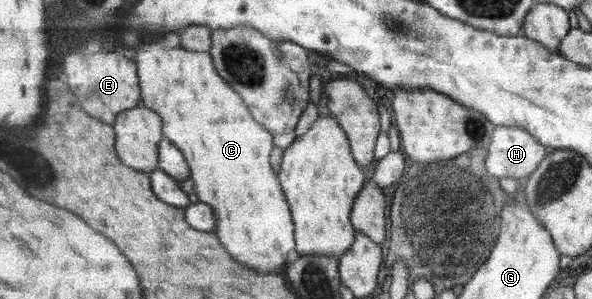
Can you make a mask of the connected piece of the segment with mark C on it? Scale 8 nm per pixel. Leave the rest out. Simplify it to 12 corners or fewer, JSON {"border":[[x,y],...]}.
{"border":[[143,38],[162,116],[235,260],[285,265],[296,227],[273,134],[210,52]]}

